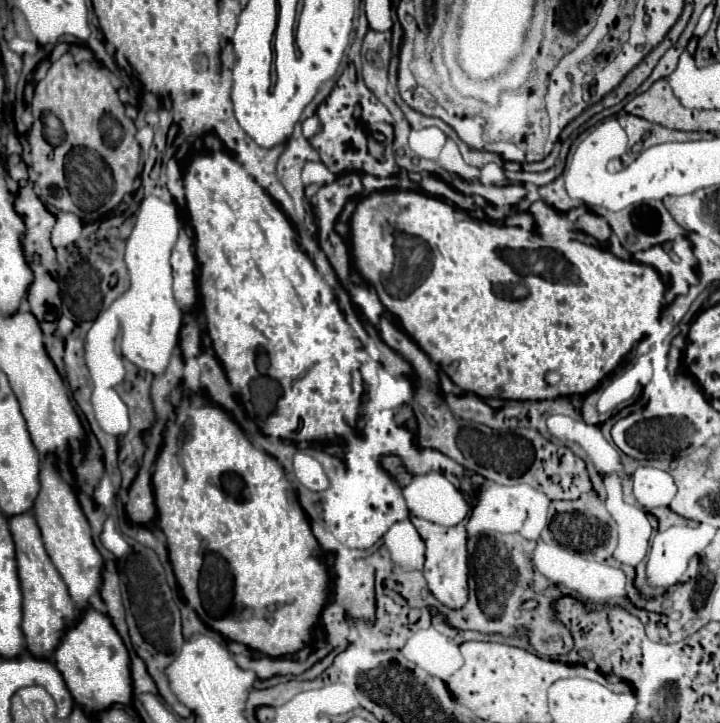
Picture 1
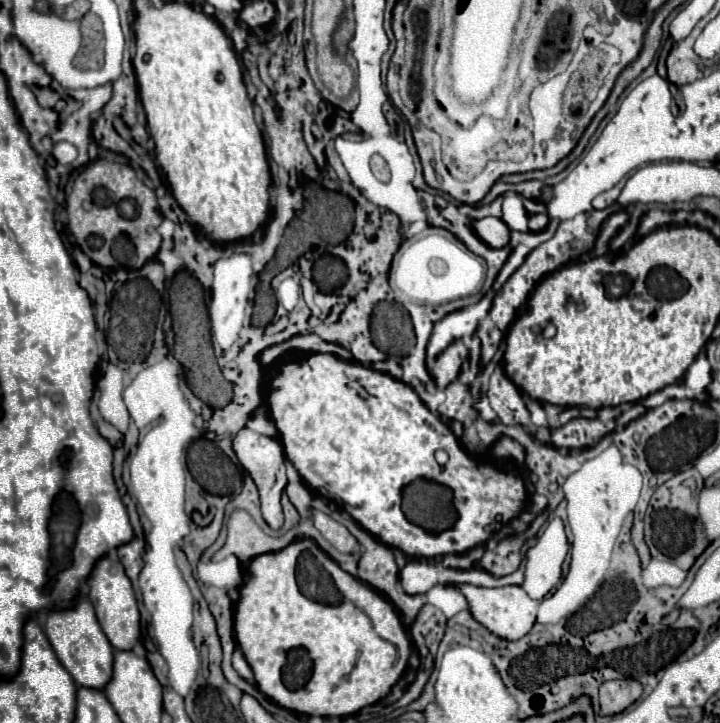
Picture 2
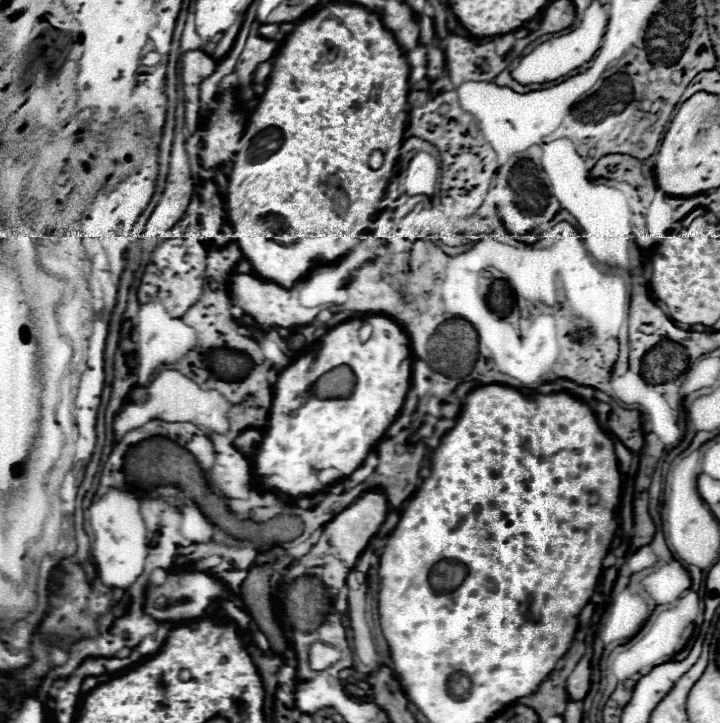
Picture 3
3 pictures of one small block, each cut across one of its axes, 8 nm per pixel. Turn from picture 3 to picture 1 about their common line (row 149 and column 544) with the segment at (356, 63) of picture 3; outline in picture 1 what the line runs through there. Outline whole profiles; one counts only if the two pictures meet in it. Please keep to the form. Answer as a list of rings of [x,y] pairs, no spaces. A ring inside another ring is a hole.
[[[382,190],[362,198],[350,220],[350,242],[352,242],[352,262],[356,270],[362,274],[362,278],[368,284],[372,284],[378,290],[378,296],[386,306],[386,310],[394,312],[400,318],[404,330],[412,336],[412,340],[428,354],[428,358],[432,358],[432,362],[436,362],[452,378],[456,386],[480,398],[548,400],[548,398],[560,398],[572,394],[590,394],[618,368],[622,358],[632,352],[634,344],[638,344],[646,336],[646,324],[654,324],[660,320],[664,308],[666,286],[660,274],[648,264],[622,260],[608,250],[600,250],[596,246],[588,246],[578,240],[560,244],[556,240],[544,240],[538,234],[526,232],[522,228],[476,220],[470,218],[468,212],[460,210],[458,206],[450,206],[448,202],[434,196],[426,196],[422,192]],[[554,370],[562,376],[562,380],[556,386],[550,386],[546,382],[546,374]]]

